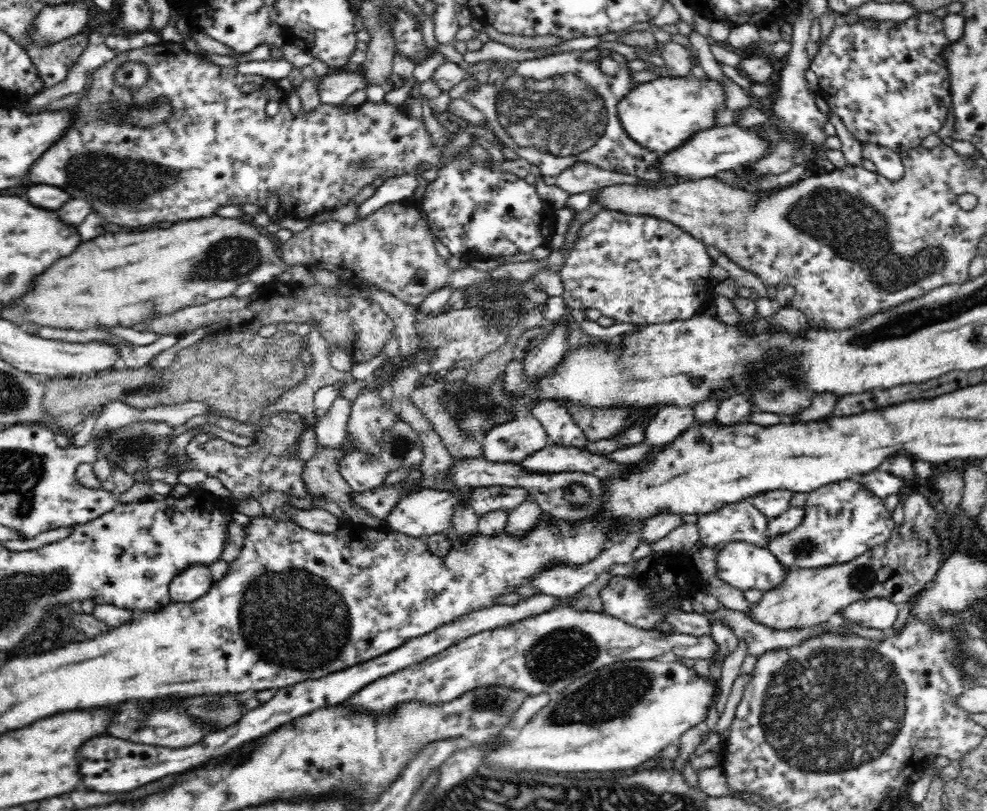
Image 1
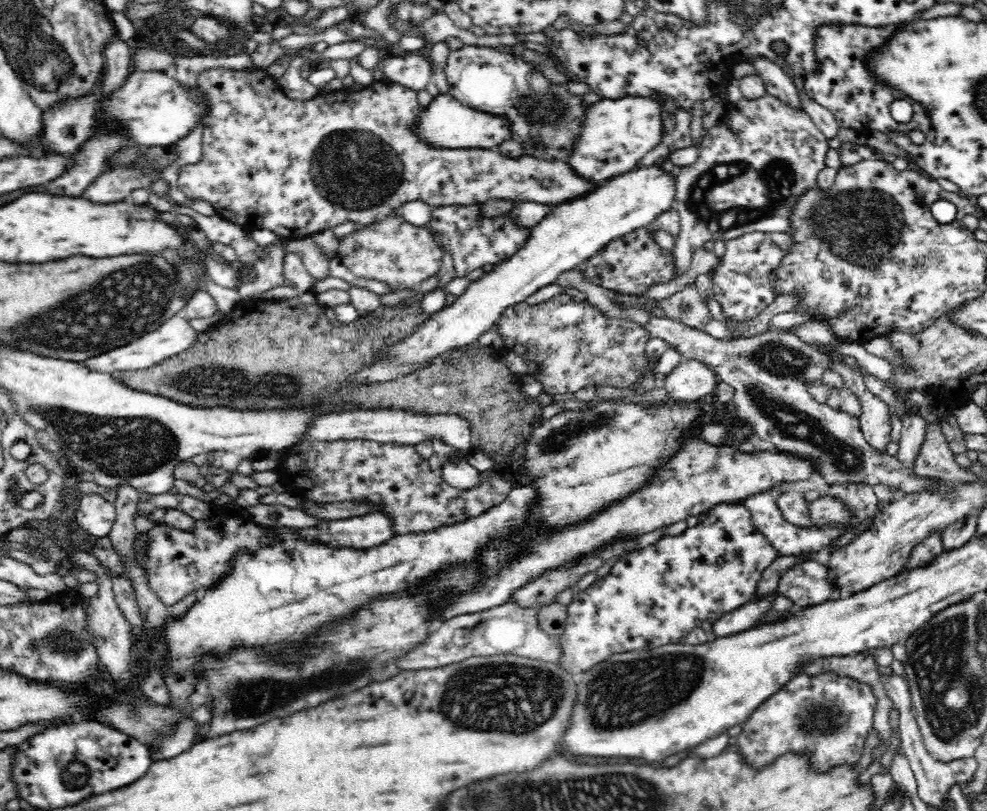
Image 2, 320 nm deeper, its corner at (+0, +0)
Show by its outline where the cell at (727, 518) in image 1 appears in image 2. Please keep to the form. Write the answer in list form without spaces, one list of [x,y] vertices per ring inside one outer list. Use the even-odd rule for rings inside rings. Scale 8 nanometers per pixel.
[[[714,504],[708,510],[706,520],[676,536],[663,536],[640,550],[630,551],[611,566],[608,576],[575,593],[573,602],[567,606],[564,632],[558,637],[563,650],[561,667],[570,674],[578,674],[618,653],[678,643],[694,628],[700,625],[707,627],[727,612],[750,602],[762,578],[762,571],[779,555],[756,528],[744,505]]]

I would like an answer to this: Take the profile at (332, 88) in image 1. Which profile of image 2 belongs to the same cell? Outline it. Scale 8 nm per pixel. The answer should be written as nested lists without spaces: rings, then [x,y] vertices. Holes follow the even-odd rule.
[[[426,52],[388,56],[381,62],[385,78],[412,90],[424,90],[431,82],[432,61]]]

